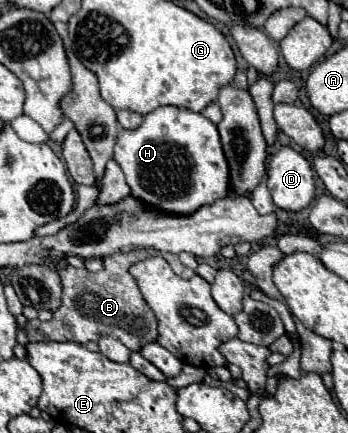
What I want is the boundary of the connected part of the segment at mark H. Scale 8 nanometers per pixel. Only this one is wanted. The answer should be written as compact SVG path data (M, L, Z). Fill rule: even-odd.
M176 106L156 108L154 112L144 116L140 128L120 130L118 142L114 146L114 160L122 166L126 174L126 182L132 188L132 196L142 198L146 204L156 206L164 212L192 214L196 212L196 208L204 204L214 204L218 198L226 198L230 194L228 164L220 148L220 136L216 126L202 114L184 108L176 108Z

